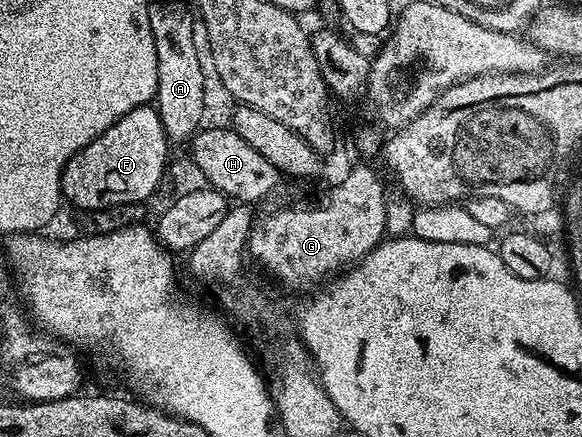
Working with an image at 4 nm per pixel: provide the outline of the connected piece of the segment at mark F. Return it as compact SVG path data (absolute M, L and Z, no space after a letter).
M151 104L138 107L102 131L98 139L86 143L64 164L60 180L63 200L77 205L80 211L147 202L161 188L160 180L165 180L170 165L168 149L170 142L157 110Z

